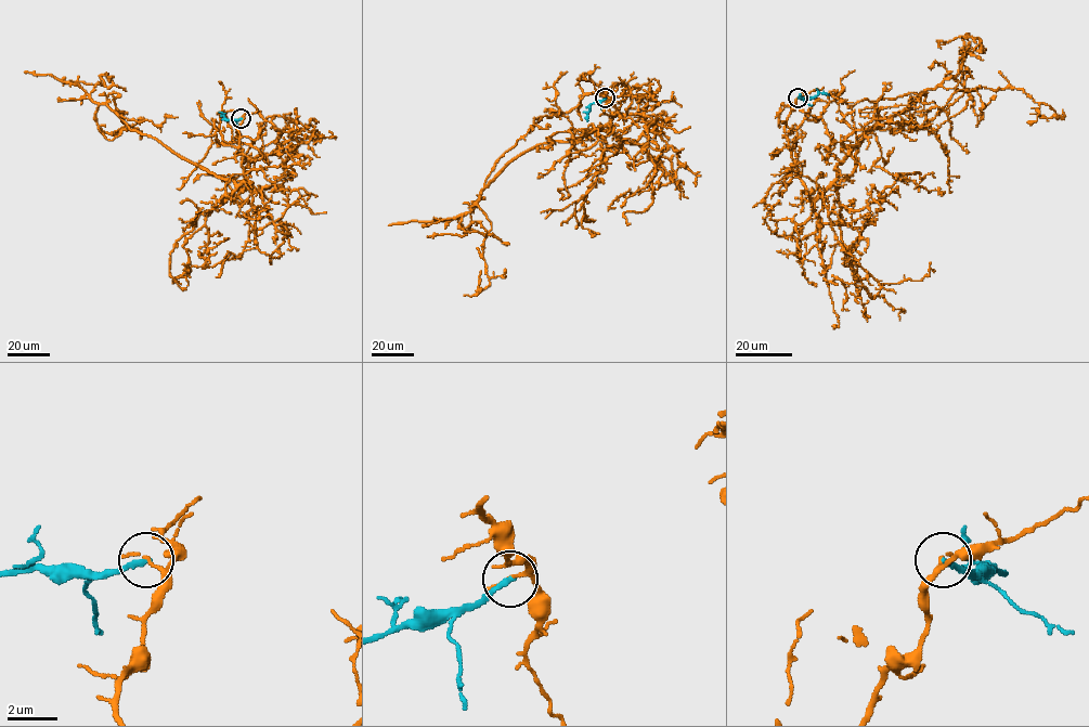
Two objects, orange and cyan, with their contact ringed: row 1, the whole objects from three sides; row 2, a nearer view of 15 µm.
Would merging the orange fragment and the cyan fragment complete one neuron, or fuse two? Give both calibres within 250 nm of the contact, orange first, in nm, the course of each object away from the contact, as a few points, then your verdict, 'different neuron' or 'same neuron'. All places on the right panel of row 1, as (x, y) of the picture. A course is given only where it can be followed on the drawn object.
calibres 120 and 240 nm; course orange (798, 96), (785, 135), (817, 197), (852, 172), (878, 121), (923, 91), (1021, 89), (1055, 117), (1031, 114); course cyan (798, 96), (806, 99), (819, 93), (829, 94); different neuron

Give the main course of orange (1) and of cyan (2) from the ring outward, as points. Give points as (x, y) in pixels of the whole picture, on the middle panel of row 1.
1: (605, 98), (608, 124), (523, 152), (481, 192), (491, 226), (479, 289), (481, 271)
2: (605, 98), (591, 105), (586, 121)

